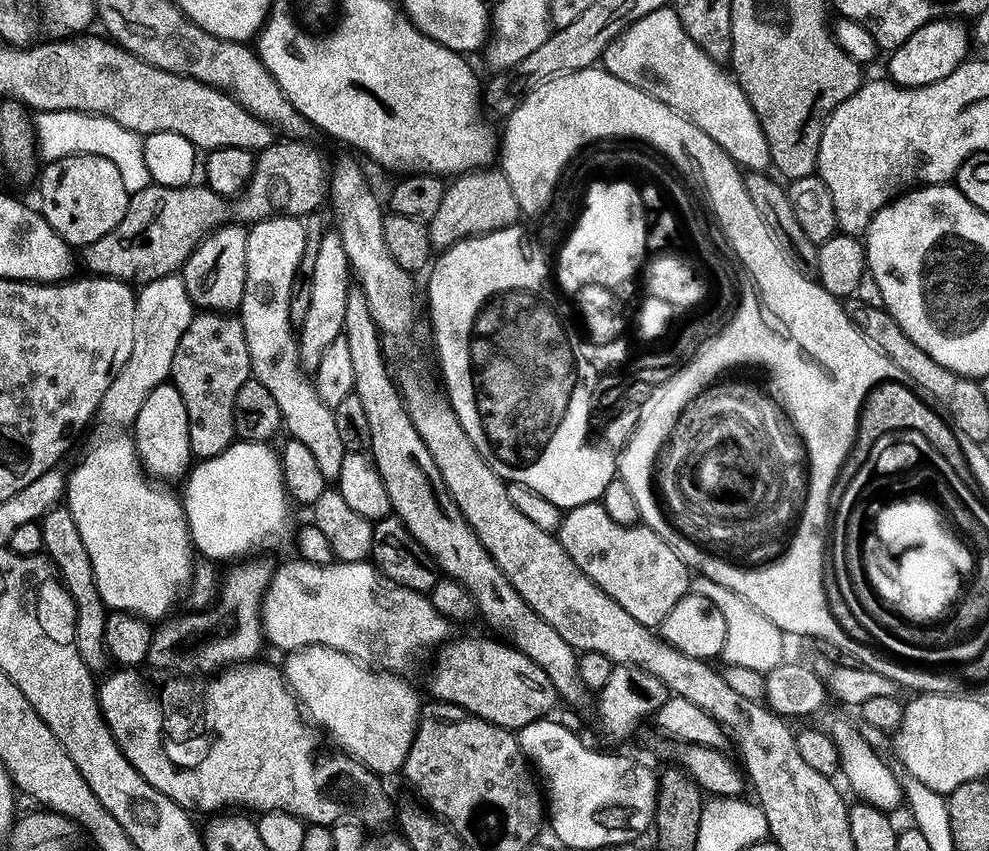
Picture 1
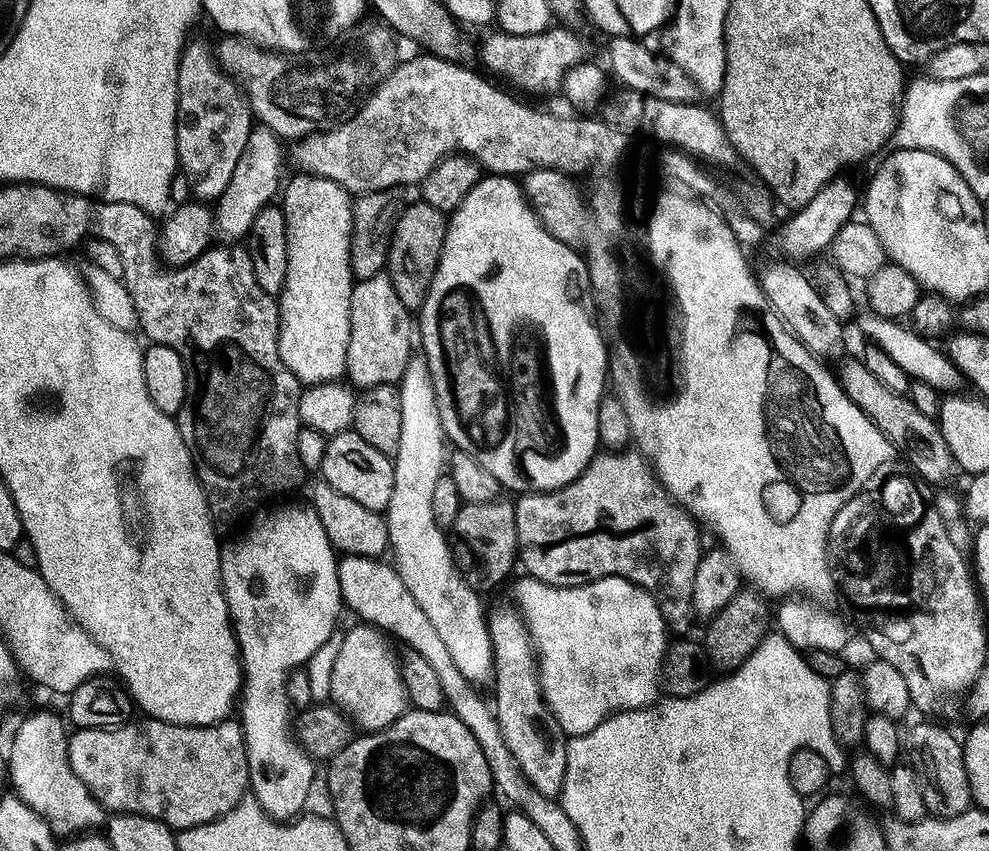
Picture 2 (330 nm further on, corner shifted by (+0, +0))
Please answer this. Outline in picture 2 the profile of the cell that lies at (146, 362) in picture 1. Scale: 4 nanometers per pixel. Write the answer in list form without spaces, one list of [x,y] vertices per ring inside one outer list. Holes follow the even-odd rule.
[[[261,124],[253,125],[232,178],[214,206],[214,226],[219,239],[220,236],[224,239],[221,241],[228,244],[241,241],[251,231],[254,218],[275,199],[274,194],[279,193],[282,184],[280,144],[281,137],[276,136],[272,128]]]

